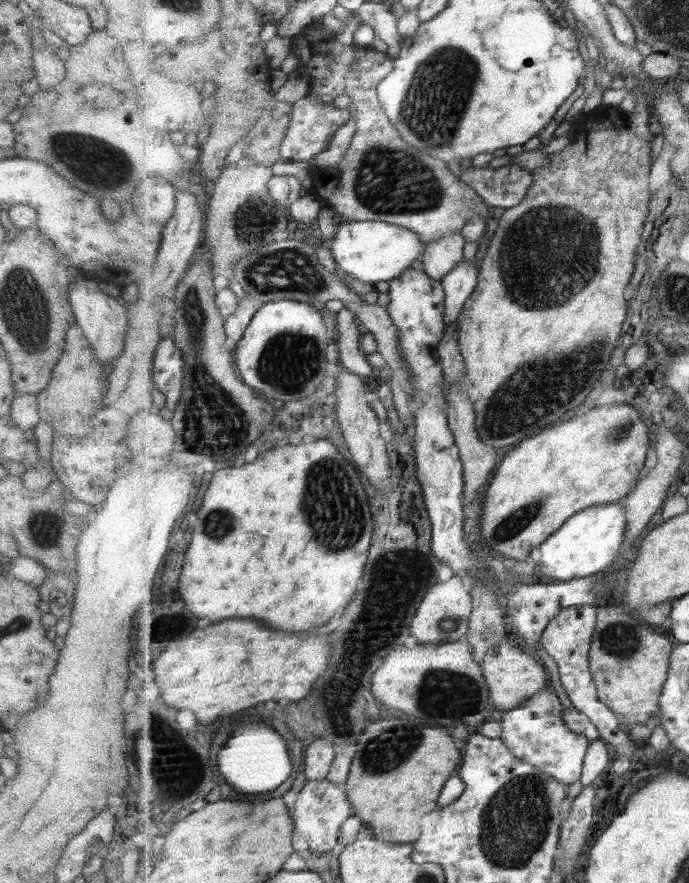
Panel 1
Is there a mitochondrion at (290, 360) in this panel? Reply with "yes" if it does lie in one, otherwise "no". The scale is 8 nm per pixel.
yes

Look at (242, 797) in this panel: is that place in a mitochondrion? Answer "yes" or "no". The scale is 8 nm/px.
no

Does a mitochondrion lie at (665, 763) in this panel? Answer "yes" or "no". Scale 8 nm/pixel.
no

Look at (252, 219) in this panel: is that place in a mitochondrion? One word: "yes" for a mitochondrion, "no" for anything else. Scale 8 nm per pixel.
yes

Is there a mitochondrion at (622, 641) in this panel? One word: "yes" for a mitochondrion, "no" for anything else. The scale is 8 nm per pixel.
yes

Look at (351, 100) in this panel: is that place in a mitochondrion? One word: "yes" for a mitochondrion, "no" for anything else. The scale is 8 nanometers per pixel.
no

